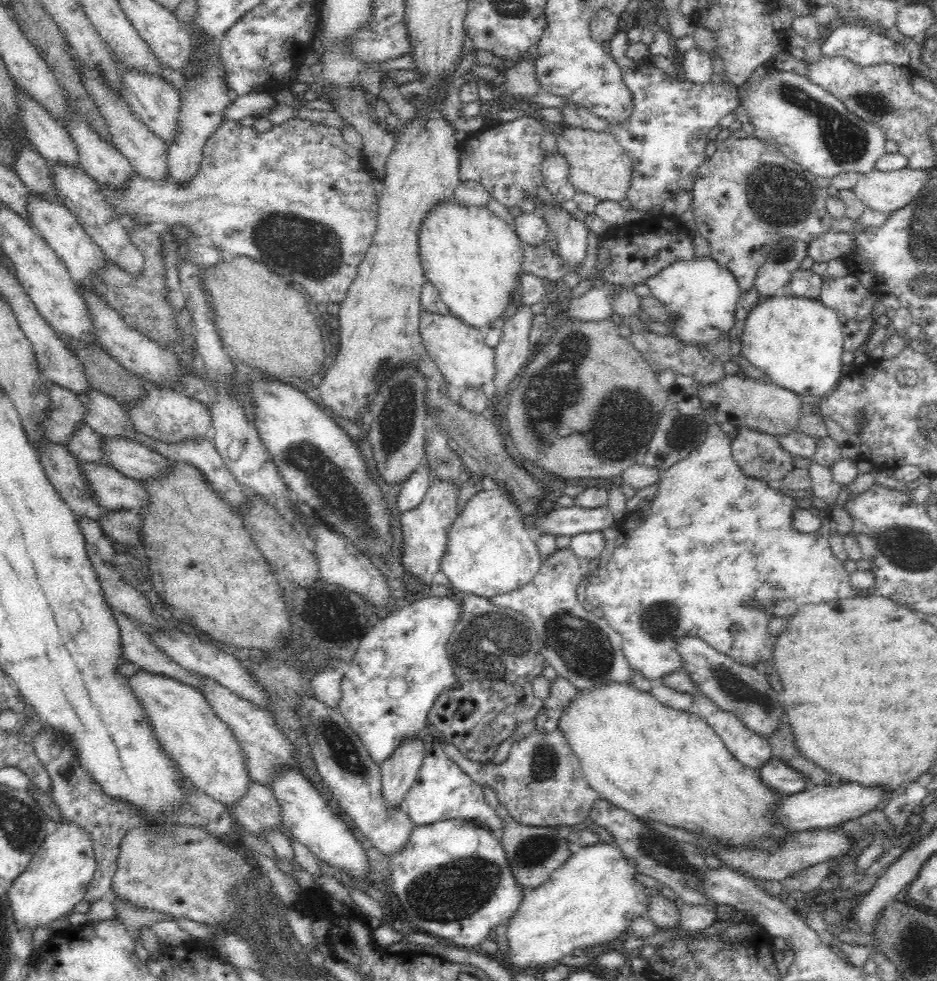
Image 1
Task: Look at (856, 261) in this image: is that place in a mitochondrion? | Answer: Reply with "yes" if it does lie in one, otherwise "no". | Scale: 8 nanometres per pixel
no

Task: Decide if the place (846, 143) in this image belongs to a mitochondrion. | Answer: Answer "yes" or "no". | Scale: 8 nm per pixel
yes

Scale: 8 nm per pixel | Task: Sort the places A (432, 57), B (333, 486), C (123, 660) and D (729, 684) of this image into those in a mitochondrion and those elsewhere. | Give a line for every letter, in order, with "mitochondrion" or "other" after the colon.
A: other
B: mitochondrion
C: other
D: mitochondrion

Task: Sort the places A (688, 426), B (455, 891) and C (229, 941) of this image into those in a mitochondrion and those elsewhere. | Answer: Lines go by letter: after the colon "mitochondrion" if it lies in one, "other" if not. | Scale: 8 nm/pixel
A: mitochondrion
B: mitochondrion
C: other

